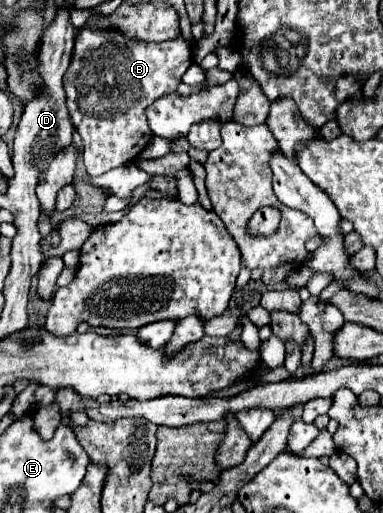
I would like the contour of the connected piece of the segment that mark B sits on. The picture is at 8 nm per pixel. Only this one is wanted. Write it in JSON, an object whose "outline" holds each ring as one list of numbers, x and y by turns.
{"outline":[[88,28,78,32,64,88,74,128,84,142,82,158,90,176,124,166,146,148,152,132,144,110,156,98,176,92,190,64,192,42,182,36,166,44,134,44,116,32,90,32]]}

